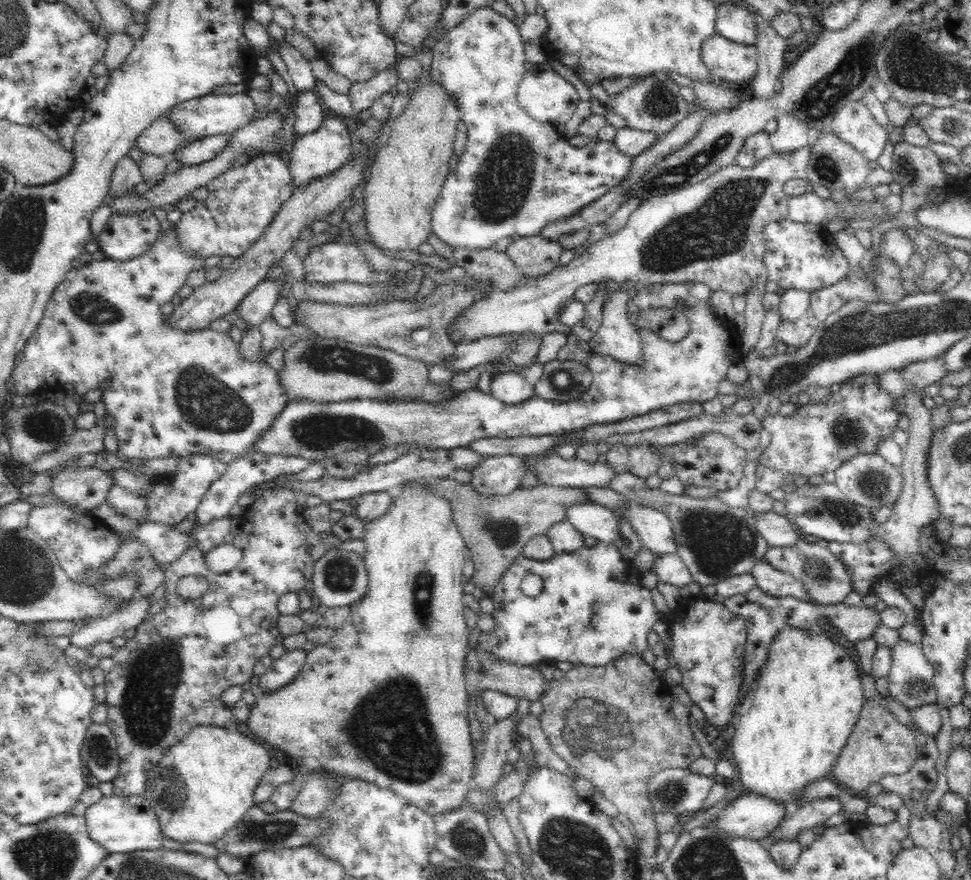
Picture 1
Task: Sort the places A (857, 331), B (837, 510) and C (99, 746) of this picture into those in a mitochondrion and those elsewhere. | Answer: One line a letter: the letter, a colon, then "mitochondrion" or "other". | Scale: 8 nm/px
A: mitochondrion
B: mitochondrion
C: mitochondrion

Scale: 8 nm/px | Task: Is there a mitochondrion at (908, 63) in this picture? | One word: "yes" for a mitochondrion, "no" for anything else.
yes

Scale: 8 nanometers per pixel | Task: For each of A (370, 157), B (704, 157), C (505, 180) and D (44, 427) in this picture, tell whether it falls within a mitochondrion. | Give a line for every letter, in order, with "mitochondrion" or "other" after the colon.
A: other
B: mitochondrion
C: mitochondrion
D: mitochondrion

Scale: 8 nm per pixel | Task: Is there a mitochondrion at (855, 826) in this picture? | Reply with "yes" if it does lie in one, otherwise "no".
no

